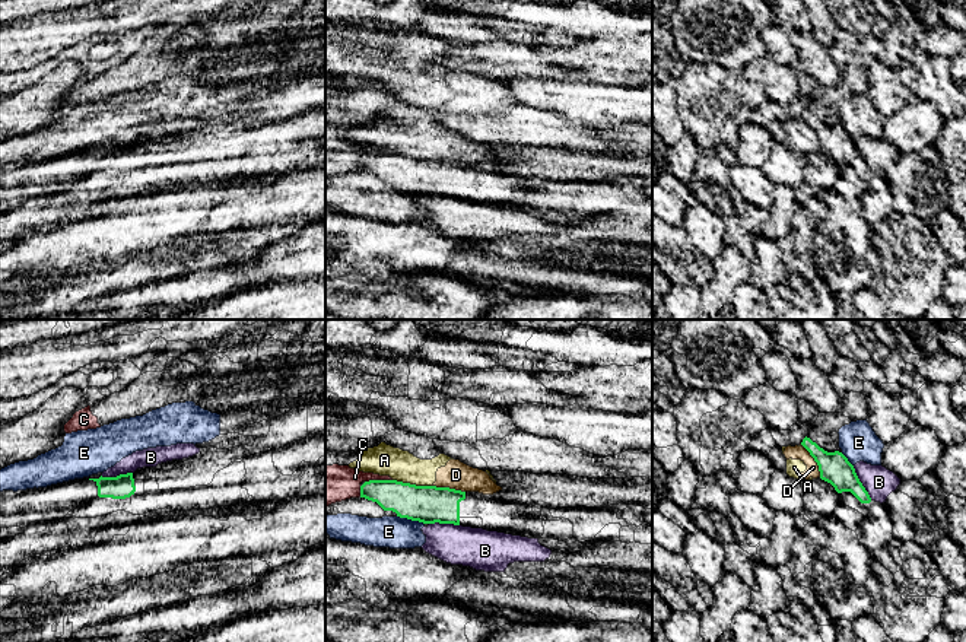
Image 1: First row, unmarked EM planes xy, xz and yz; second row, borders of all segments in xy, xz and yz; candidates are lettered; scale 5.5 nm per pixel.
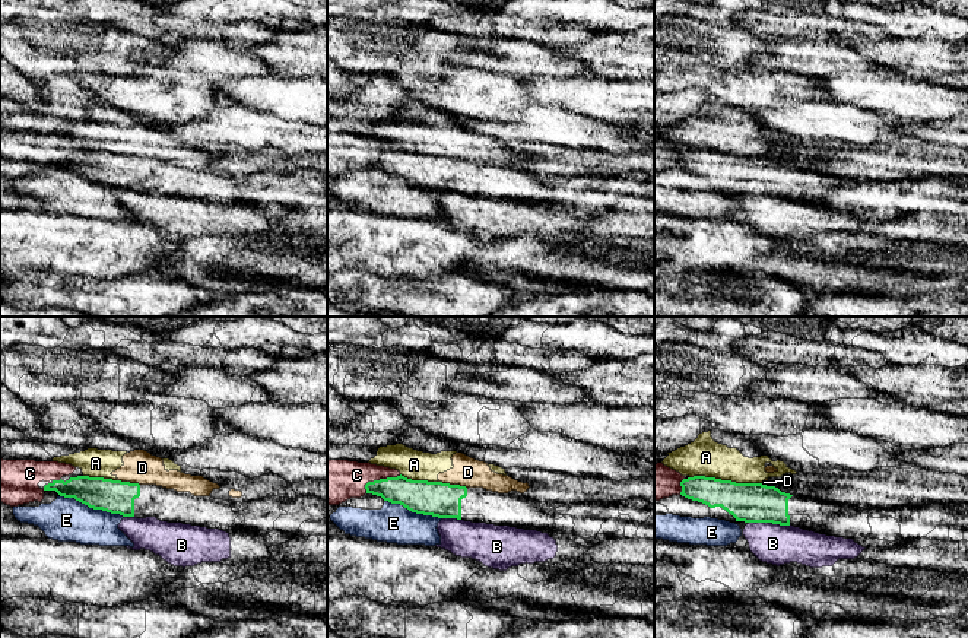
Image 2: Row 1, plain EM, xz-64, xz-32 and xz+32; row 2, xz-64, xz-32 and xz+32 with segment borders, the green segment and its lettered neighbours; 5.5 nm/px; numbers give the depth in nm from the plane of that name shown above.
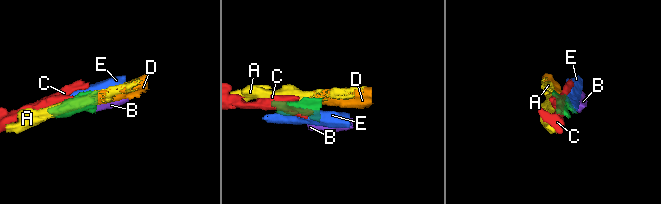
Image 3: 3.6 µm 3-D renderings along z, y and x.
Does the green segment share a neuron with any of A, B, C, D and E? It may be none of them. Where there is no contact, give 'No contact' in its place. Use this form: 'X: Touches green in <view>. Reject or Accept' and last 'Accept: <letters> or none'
A: Touches green in xz. Reject
B: Touches green in yz. Reject
C: Touches green in xz. Reject
D: Touches green in xz. Reject
E: Touches green in xz. Reject
Accept: none

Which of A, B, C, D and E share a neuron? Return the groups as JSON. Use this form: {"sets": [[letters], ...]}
{"sets": [["A", "D"], ["B"], ["C"], ["E"]]}

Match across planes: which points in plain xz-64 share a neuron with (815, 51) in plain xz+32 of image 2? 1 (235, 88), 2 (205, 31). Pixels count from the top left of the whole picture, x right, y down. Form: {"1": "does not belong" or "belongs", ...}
{"1": "does not belong", "2": "does not belong"}

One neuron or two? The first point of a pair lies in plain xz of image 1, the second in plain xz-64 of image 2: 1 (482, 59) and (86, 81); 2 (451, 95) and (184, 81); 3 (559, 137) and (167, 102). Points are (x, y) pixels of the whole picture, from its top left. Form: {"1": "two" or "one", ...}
{"1": "two", "2": "one", "3": "two"}

